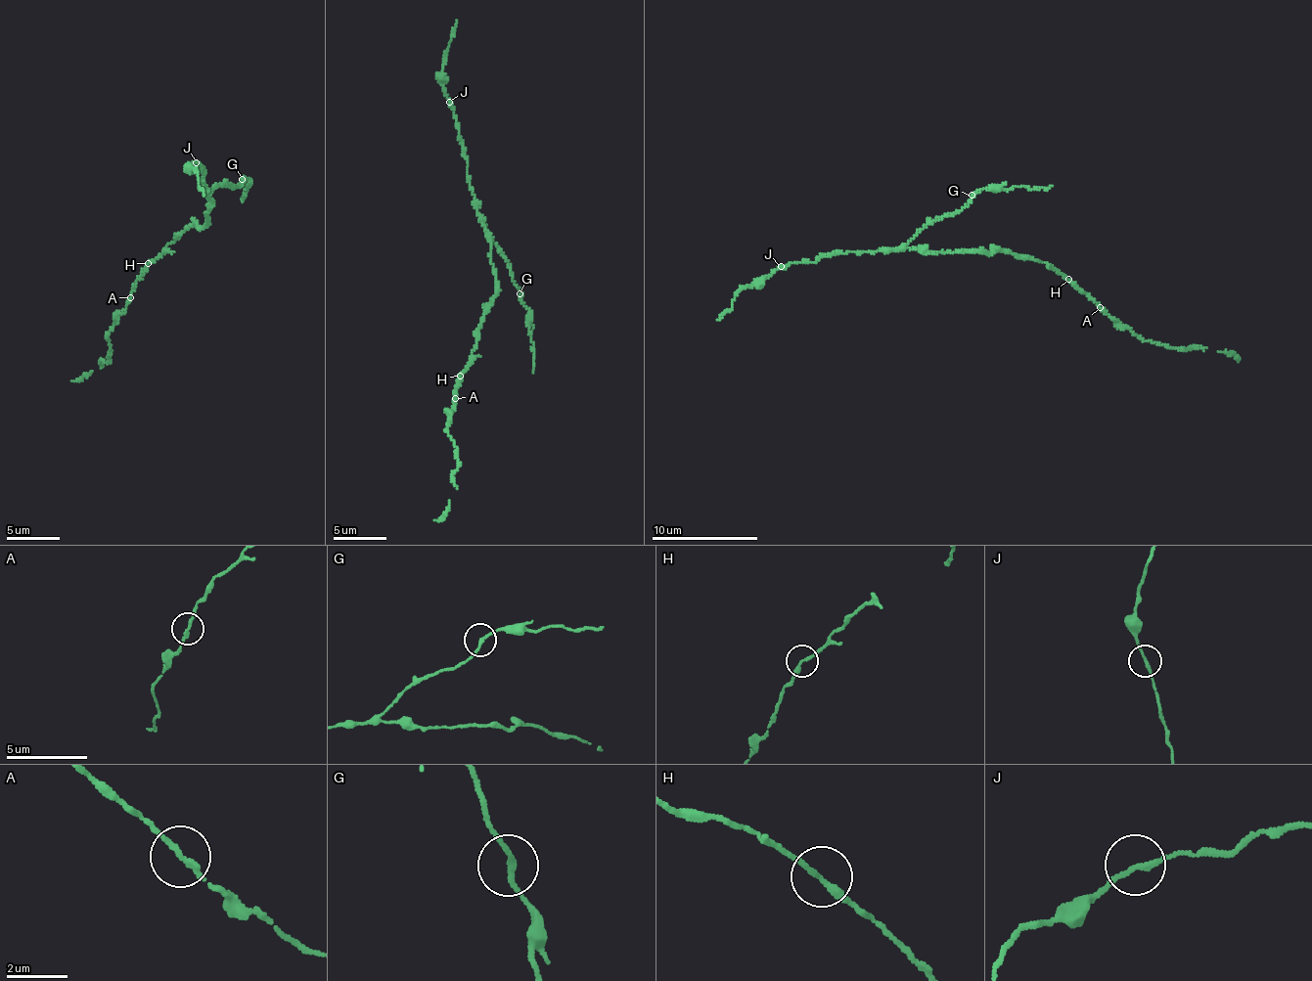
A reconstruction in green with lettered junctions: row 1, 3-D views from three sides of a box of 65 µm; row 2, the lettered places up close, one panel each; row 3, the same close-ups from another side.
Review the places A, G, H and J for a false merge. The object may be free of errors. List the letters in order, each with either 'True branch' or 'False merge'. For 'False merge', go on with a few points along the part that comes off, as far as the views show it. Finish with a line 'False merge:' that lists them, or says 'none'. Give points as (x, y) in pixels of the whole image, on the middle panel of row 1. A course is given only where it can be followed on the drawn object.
A: True branch
G: True branch
H: True branch
J: True branch
False merge: none

